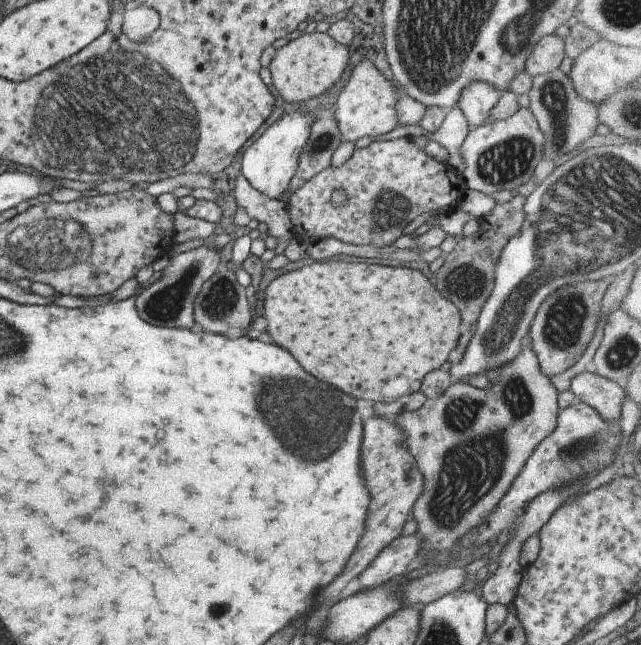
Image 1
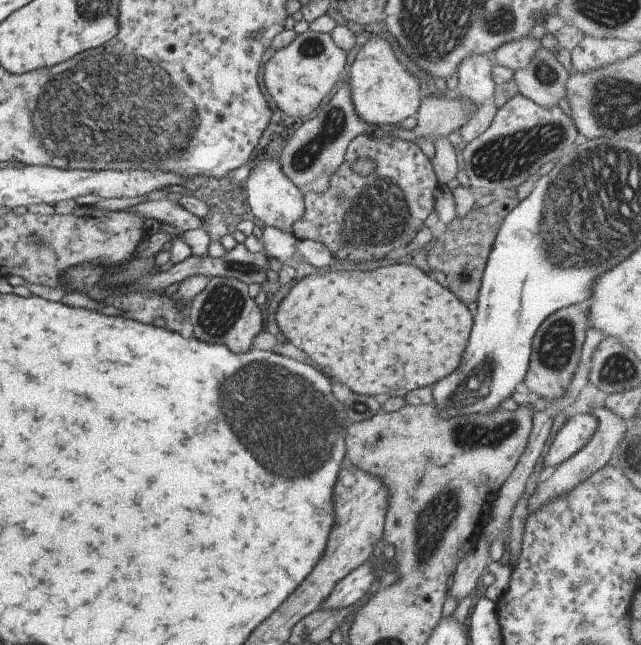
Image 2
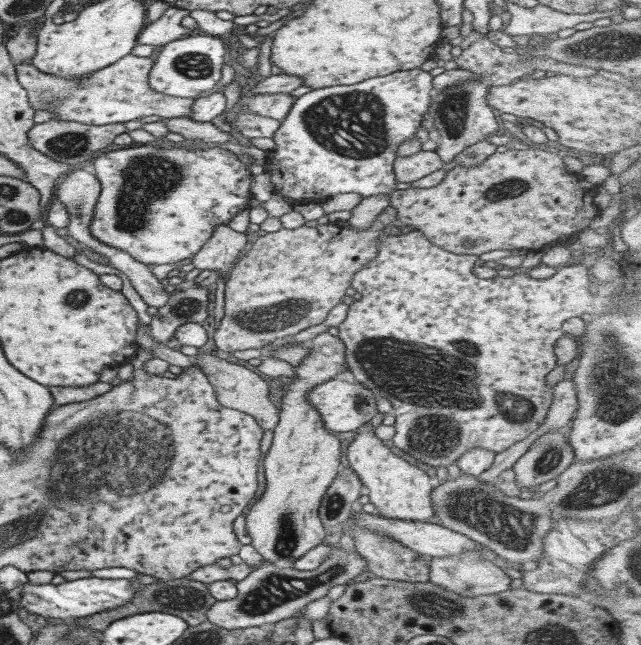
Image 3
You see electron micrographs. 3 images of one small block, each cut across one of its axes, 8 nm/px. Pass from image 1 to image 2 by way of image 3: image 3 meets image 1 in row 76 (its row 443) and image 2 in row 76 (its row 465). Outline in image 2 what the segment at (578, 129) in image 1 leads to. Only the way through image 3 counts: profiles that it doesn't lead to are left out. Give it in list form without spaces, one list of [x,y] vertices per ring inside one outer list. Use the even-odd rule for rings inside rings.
[[[541,48],[531,59],[526,68],[514,72],[515,86],[518,92],[543,109],[557,107],[559,100],[566,98],[566,81],[570,76],[567,70],[557,62],[551,52]]]

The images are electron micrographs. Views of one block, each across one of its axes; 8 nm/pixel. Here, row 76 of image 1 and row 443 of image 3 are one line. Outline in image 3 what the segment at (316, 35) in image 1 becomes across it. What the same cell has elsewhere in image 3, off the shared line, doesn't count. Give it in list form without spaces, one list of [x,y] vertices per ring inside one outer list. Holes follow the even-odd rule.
[[[324,332],[307,341],[308,355],[293,366],[294,378],[291,384],[284,386],[283,398],[278,411],[278,422],[273,430],[271,446],[263,458],[263,474],[265,476],[265,489],[250,508],[244,514],[244,527],[247,535],[251,537],[250,546],[271,565],[279,568],[291,567],[292,564],[303,554],[318,546],[325,537],[323,525],[318,517],[318,506],[324,492],[335,480],[335,476],[342,469],[339,457],[341,446],[334,436],[323,427],[323,421],[313,406],[307,403],[306,392],[316,387],[323,381],[333,378],[348,377],[349,370],[346,368],[344,344],[339,337]]]

